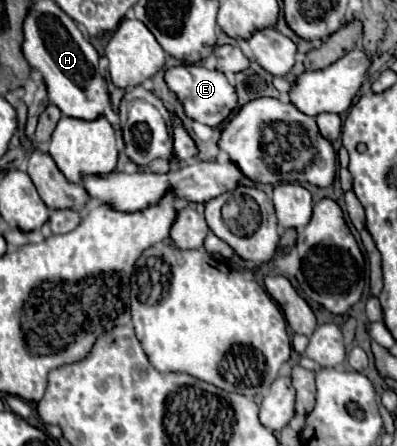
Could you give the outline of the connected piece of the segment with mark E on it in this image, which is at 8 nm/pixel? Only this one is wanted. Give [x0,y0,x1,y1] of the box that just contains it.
[165,65,237,127]

